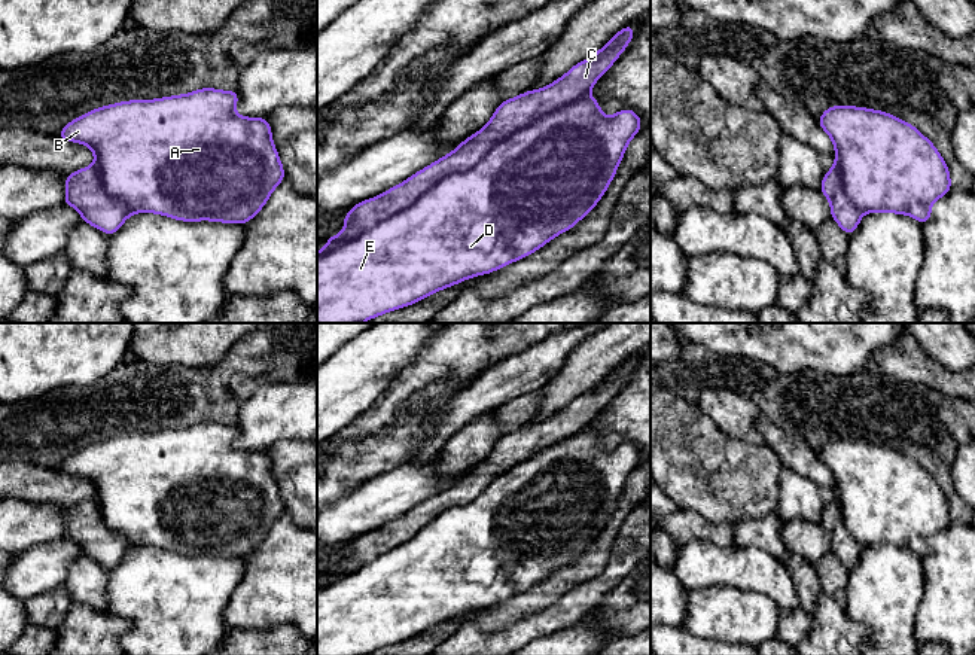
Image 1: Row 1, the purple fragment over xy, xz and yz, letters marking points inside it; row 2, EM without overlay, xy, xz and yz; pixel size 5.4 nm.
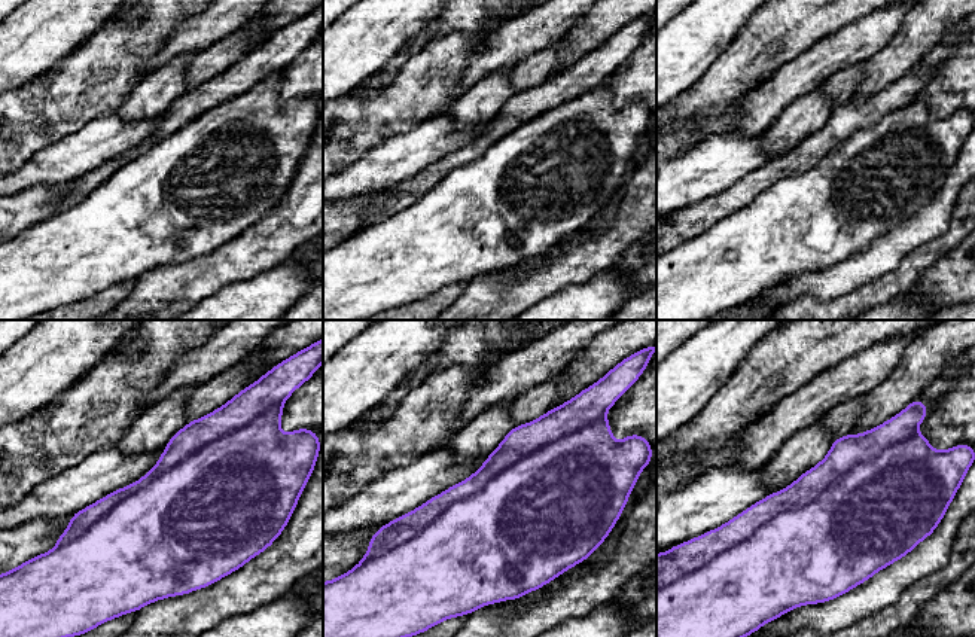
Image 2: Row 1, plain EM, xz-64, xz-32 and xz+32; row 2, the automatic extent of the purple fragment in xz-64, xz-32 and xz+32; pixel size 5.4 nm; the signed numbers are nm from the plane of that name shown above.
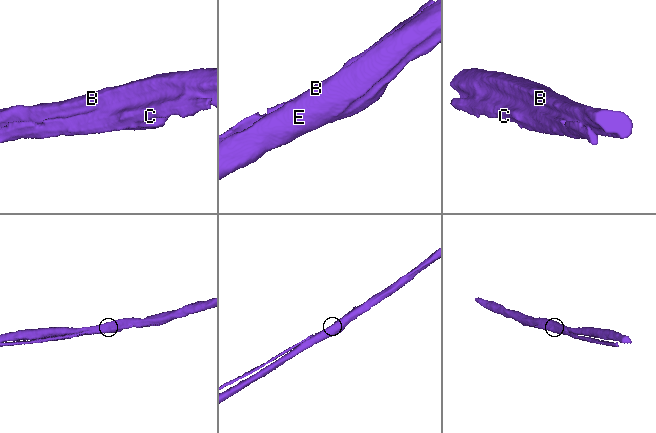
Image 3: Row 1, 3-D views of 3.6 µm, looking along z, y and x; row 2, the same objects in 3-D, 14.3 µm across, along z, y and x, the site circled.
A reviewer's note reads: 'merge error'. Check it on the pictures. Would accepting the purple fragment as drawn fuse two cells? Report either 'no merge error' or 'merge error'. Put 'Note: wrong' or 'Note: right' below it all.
merge error
Note: right

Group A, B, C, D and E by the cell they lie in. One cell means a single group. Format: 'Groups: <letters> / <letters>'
Groups: A B D E / C

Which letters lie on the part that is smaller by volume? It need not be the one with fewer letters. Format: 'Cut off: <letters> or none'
Cut off: C

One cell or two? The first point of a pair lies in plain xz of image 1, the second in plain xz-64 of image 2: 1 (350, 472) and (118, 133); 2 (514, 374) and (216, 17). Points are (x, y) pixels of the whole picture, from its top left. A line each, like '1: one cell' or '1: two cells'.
1: two cells
2: one cell

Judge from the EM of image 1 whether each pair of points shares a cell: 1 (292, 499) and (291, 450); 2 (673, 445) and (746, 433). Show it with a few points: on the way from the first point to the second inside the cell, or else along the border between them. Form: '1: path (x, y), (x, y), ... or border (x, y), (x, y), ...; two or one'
1: path (286, 487), (285, 462); one
2: border (706, 413), (724, 432), (747, 442), (764, 445); two

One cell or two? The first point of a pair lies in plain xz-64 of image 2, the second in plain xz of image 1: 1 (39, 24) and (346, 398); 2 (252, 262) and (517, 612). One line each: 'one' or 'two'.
1: one
2: two

